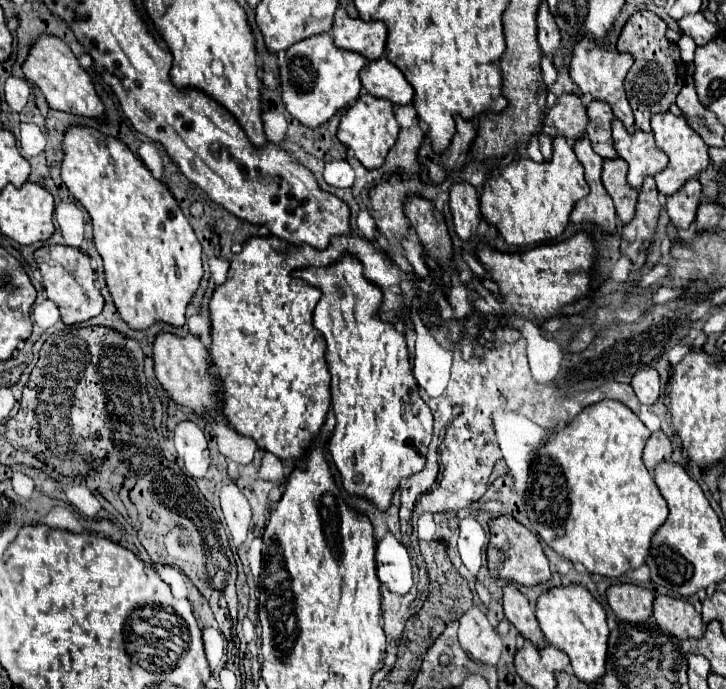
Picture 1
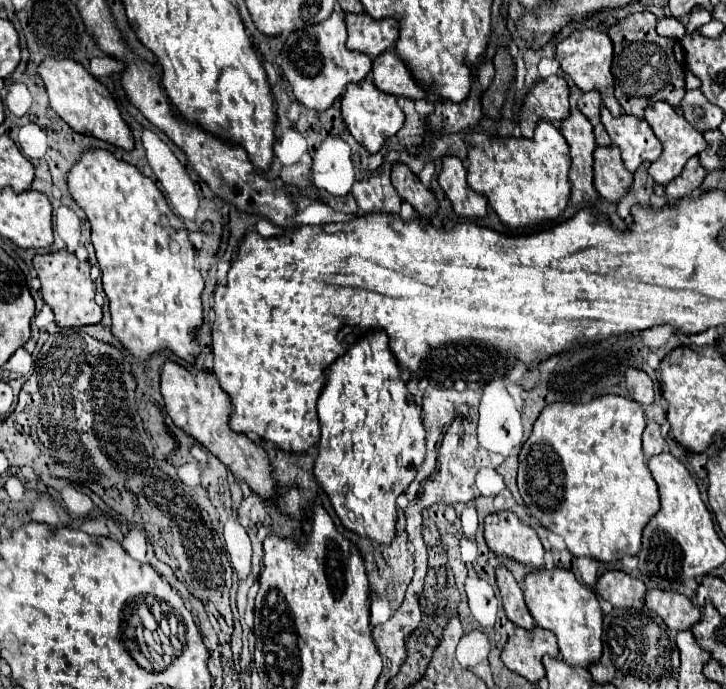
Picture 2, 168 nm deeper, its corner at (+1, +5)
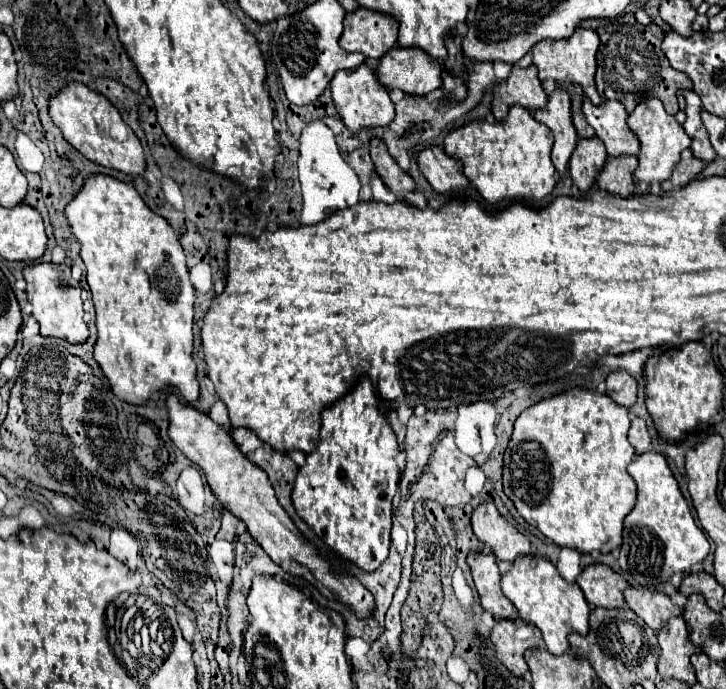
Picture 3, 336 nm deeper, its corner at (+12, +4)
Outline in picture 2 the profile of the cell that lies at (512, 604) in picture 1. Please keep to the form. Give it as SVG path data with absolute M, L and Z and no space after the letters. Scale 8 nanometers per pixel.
M503 565L497 567L495 575L497 575L497 587L499 587L499 593L501 593L501 599L503 599L507 619L517 627L533 629L535 621L533 621L533 617L531 617L531 613L529 613L529 609L525 605L523 591L517 585L517 581L513 579L513 575Z

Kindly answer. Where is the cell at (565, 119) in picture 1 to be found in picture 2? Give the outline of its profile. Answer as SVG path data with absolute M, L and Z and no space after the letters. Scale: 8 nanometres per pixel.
M559 75L547 79L537 79L533 89L523 99L523 109L519 113L519 127L525 139L531 139L539 119L551 123L561 121L569 115L569 87Z

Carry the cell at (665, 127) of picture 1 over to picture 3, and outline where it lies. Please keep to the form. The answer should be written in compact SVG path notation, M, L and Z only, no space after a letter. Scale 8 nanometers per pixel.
M644 100L640 102L634 112L628 116L628 126L638 134L638 140L640 140L640 154L638 154L638 168L634 172L636 180L640 182L664 182L672 176L672 170L674 166L678 164L680 160L680 152L690 148L690 136L684 132L682 124L676 122L674 116L670 116L662 102L660 100Z

